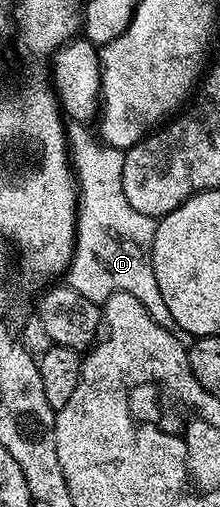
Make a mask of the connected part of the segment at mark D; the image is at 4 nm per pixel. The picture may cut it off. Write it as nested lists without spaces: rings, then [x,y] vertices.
[[[81,123],[77,128],[73,128],[73,140],[77,140],[77,159],[72,163],[75,179],[77,182],[77,235],[78,239],[73,241],[73,257],[69,260],[67,269],[67,287],[75,290],[79,294],[83,294],[83,298],[87,298],[91,302],[104,305],[105,299],[111,294],[122,292],[123,294],[132,294],[134,298],[139,298],[139,302],[143,302],[143,306],[147,306],[147,314],[151,314],[151,318],[155,318],[155,322],[159,322],[159,326],[163,326],[163,330],[173,332],[175,339],[186,346],[193,343],[195,337],[187,330],[177,327],[175,318],[171,318],[171,310],[167,310],[167,302],[163,302],[163,294],[159,294],[159,282],[155,282],[155,270],[153,269],[153,243],[155,242],[155,230],[157,229],[157,220],[147,214],[139,214],[139,210],[135,210],[135,206],[131,206],[131,202],[127,202],[127,194],[123,194],[123,162],[125,161],[125,152],[120,148],[112,148],[109,144],[95,138],[88,132],[88,127]]]

